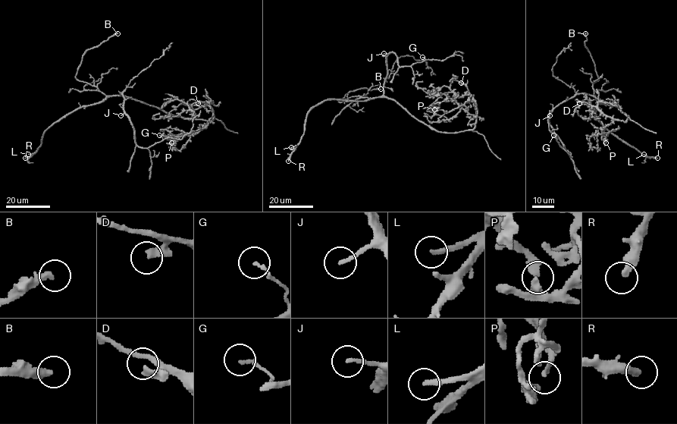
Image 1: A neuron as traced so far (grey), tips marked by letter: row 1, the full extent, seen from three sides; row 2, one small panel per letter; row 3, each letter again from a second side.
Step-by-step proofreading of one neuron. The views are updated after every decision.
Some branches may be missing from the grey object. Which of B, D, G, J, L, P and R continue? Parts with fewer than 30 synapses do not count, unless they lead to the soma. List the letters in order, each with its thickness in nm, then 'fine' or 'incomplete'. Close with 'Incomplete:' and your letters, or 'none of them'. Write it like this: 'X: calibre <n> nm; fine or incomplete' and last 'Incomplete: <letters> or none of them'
B: calibre 360 nm; incomplete
D: calibre 280 nm; fine
G: calibre 140 nm; fine
J: calibre 150 nm; fine
L: calibre 240 nm; incomplete
P: calibre 170 nm; fine
R: calibre 360 nm; incomplete
Incomplete: B, L, R

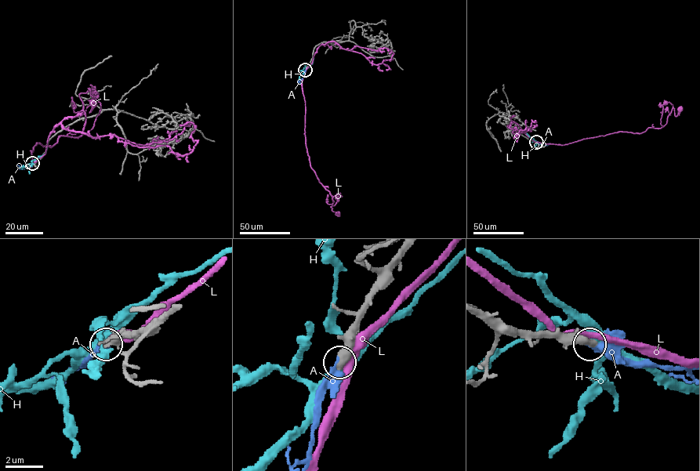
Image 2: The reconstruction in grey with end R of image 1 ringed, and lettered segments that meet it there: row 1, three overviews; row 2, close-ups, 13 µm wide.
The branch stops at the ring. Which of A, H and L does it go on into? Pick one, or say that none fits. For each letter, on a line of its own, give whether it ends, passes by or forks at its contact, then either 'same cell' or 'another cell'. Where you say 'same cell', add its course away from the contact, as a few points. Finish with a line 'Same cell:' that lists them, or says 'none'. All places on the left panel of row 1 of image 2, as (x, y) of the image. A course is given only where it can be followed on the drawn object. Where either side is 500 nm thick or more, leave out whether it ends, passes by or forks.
A: it ends | same cell | via (33, 163), (20, 168), (23, 165)
H: it passes by | another cell
L: it passes by | another cell
Same cell: A

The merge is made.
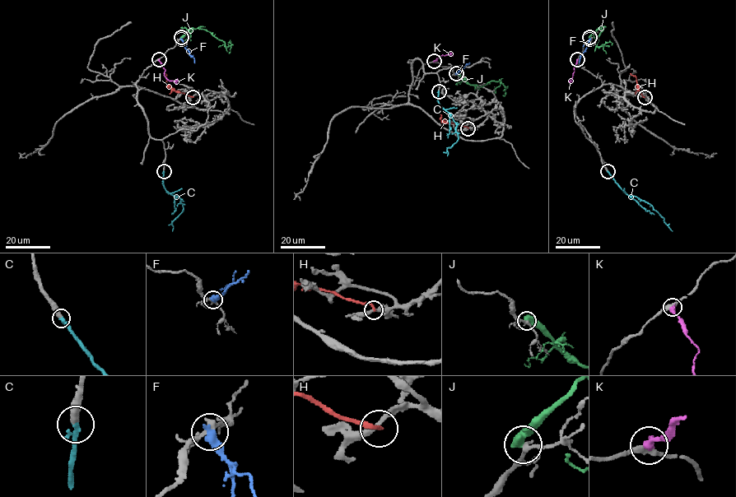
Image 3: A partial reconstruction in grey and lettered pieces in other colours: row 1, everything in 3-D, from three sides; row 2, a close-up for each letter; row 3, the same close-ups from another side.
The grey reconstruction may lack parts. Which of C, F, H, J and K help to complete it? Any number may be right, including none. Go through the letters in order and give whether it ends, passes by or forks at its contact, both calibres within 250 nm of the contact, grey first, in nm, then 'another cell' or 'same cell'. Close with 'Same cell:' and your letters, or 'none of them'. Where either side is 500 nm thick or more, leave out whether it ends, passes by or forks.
C: it ends; calibres 440 and 320 nm; same cell
F: it ends; calibres 200 and 480 nm; another cell
H: it ends; calibres 240 and 200 nm; another cell
J: calibres 240 and 600 nm; another cell
K: it ends; calibres 320 and 400 nm; another cell
Same cell: C

